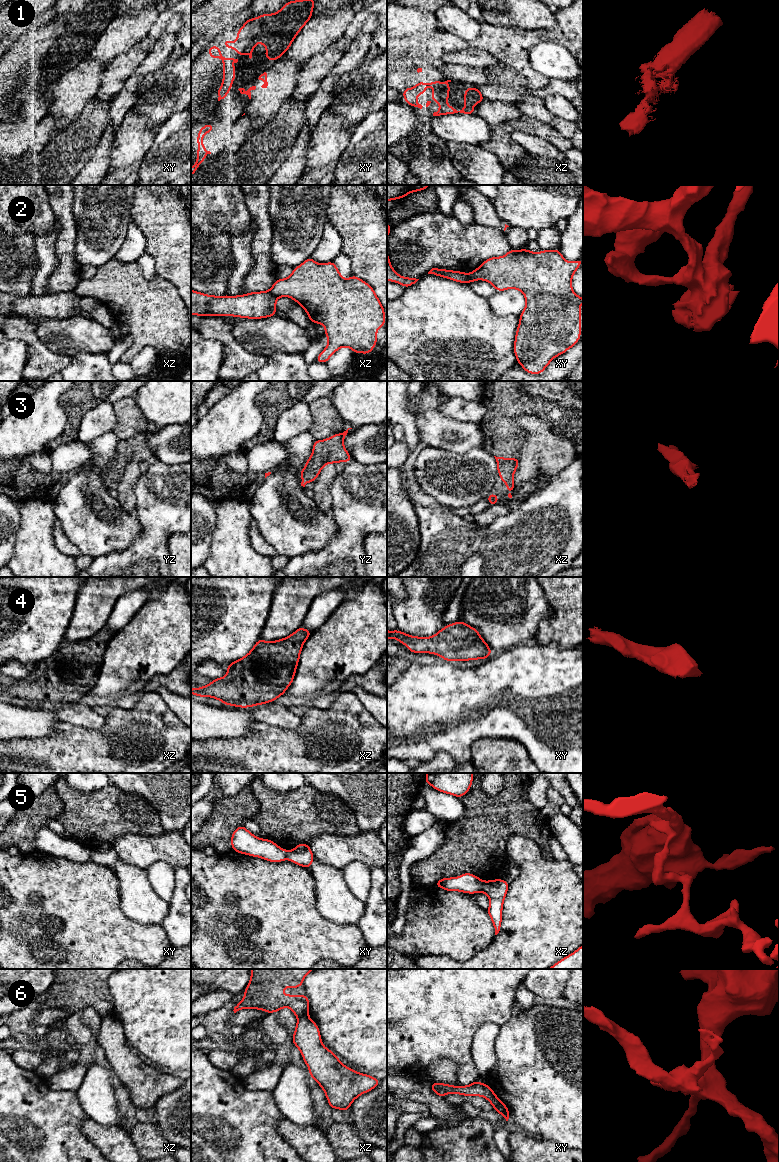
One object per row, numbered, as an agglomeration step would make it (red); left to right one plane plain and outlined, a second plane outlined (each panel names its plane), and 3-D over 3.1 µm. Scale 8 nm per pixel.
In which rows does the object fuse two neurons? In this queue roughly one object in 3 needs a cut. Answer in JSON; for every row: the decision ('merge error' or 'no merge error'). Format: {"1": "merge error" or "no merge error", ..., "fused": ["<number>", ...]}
{"1": "no merge error", "2": "merge error", "3": "no merge error", "4": "no merge error", "5": "merge error", "6": "merge error", "fused": ["2", "5", "6"]}

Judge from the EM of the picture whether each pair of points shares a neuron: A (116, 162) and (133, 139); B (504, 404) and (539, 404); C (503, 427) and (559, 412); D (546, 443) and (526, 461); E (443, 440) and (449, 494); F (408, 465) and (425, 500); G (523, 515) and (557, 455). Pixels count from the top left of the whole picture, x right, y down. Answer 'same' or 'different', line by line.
A: same
B: same
C: same
D: same
E: different
F: same
G: different

